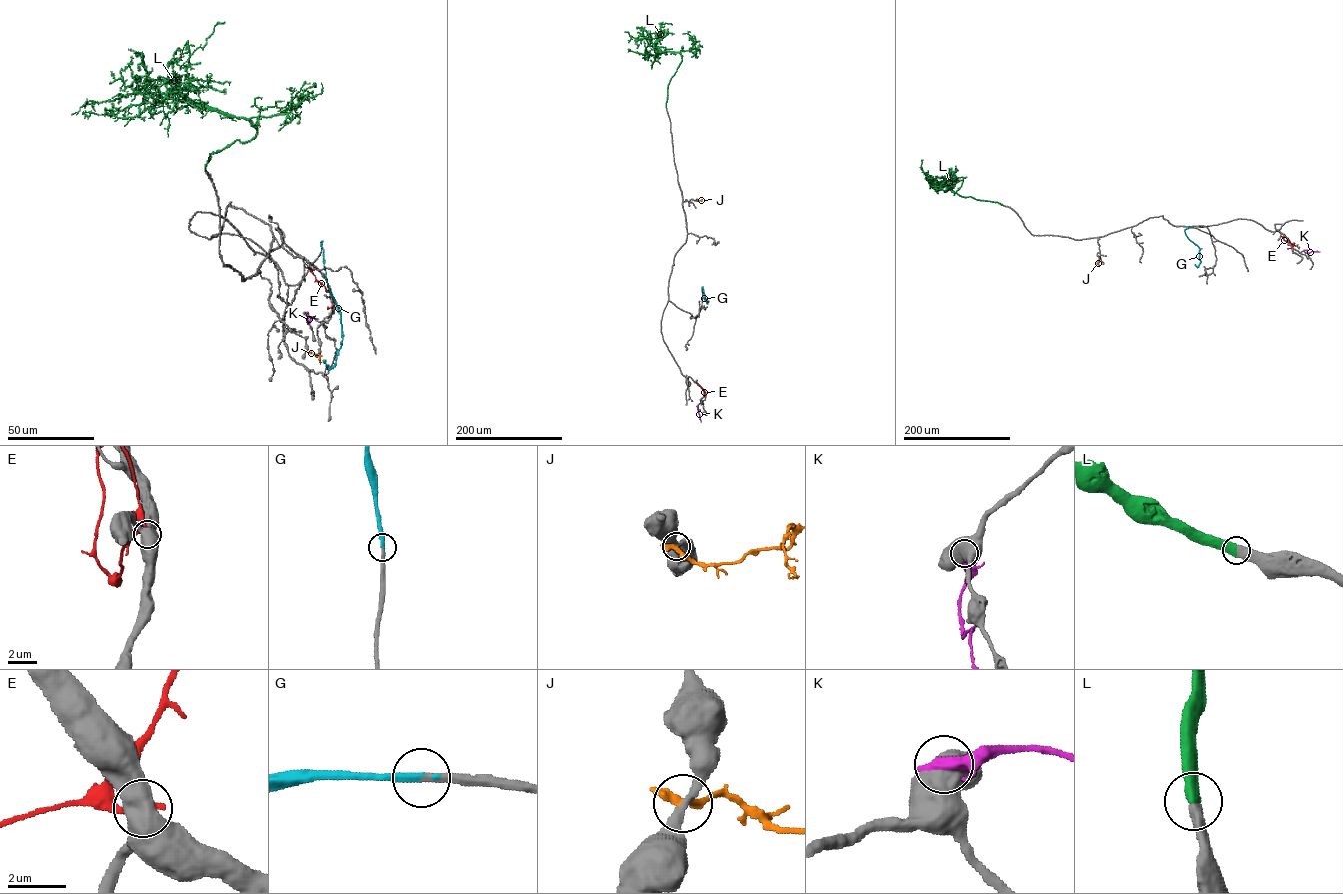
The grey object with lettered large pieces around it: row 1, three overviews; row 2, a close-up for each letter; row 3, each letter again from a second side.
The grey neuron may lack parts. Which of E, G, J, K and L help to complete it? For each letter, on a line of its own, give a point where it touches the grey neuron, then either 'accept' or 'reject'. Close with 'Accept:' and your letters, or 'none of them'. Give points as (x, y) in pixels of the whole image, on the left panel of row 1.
E: meets grey at (333, 306); reject
G: meets grey at (323, 241); accept
J: meets grey at (305, 352); reject
K: meets grey at (306, 313); reject
L: meets grey at (205, 170); accept
Accept: G, L

